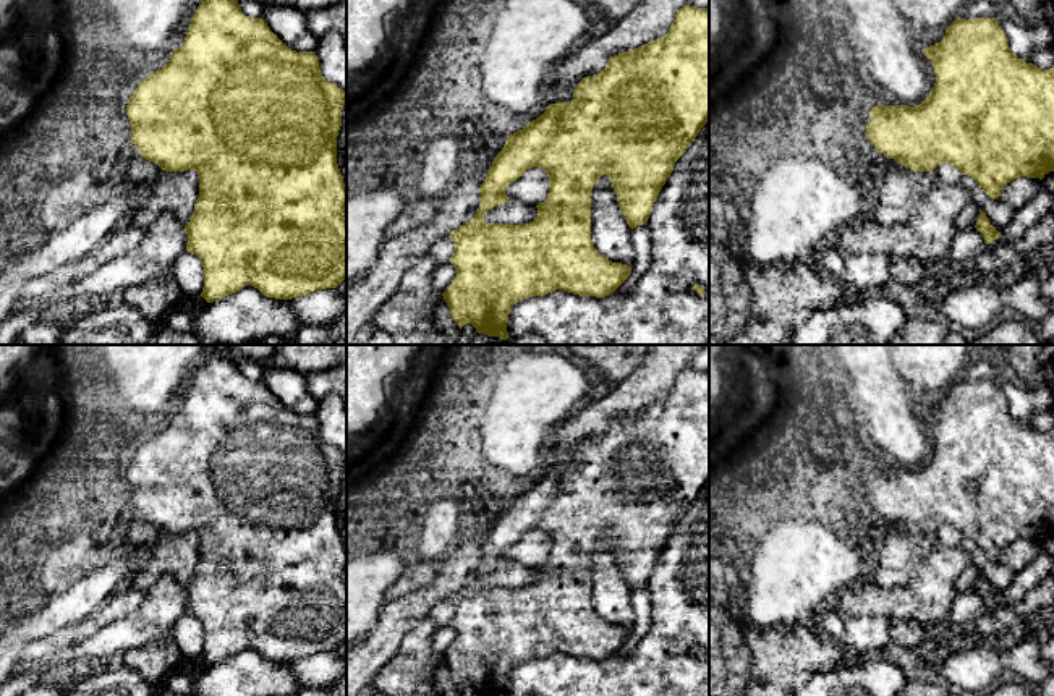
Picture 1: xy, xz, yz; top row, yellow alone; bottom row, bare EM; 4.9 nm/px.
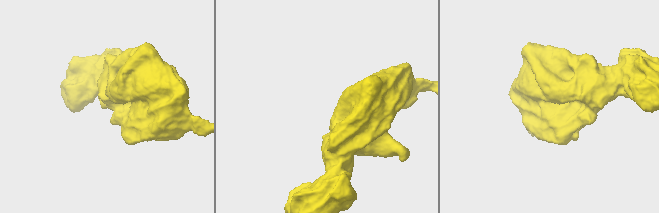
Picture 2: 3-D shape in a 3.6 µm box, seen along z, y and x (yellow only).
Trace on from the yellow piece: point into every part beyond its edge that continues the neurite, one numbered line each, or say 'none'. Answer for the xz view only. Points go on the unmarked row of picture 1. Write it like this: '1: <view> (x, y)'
none

